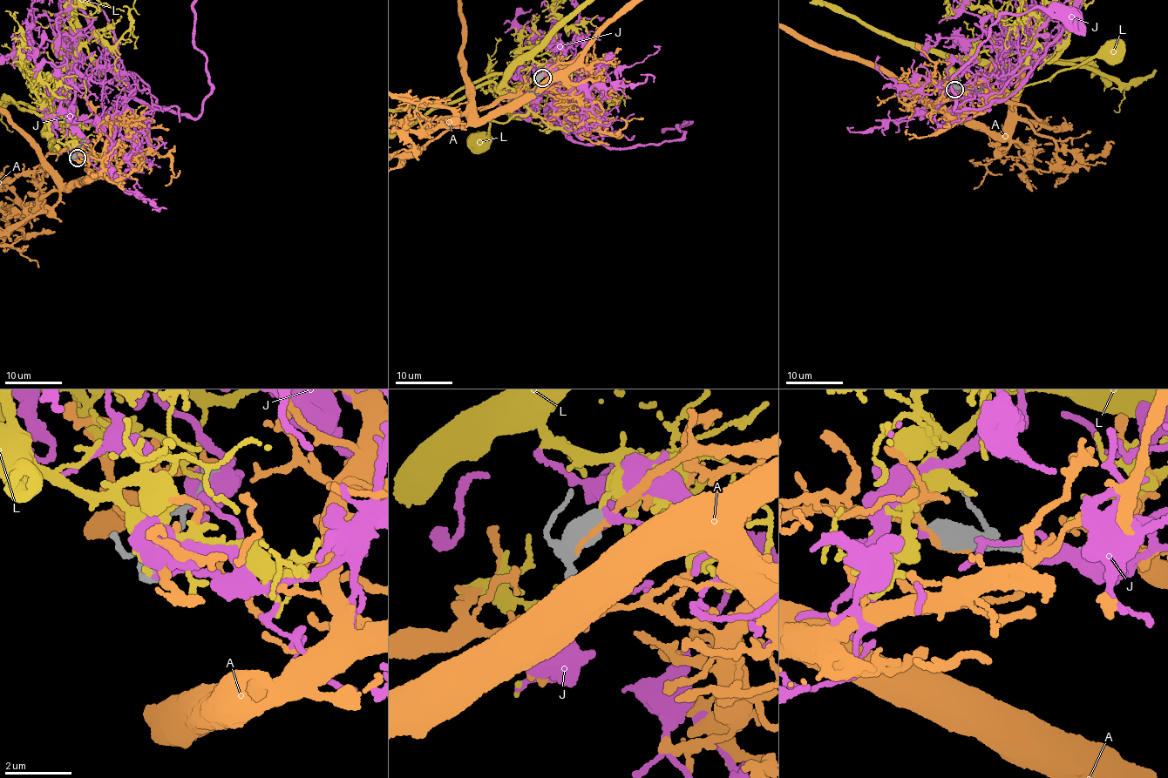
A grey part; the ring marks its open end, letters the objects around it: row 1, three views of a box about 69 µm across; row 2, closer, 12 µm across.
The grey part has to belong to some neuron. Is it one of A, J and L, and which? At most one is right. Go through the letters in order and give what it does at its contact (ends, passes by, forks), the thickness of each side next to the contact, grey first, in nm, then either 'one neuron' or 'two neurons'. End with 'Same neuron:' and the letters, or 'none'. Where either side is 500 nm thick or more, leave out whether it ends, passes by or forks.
A: 750/200 nm | two neurons
J: 600/180 nm | two neurons
L: 600/180 nm | two neurons
Same neuron: none

